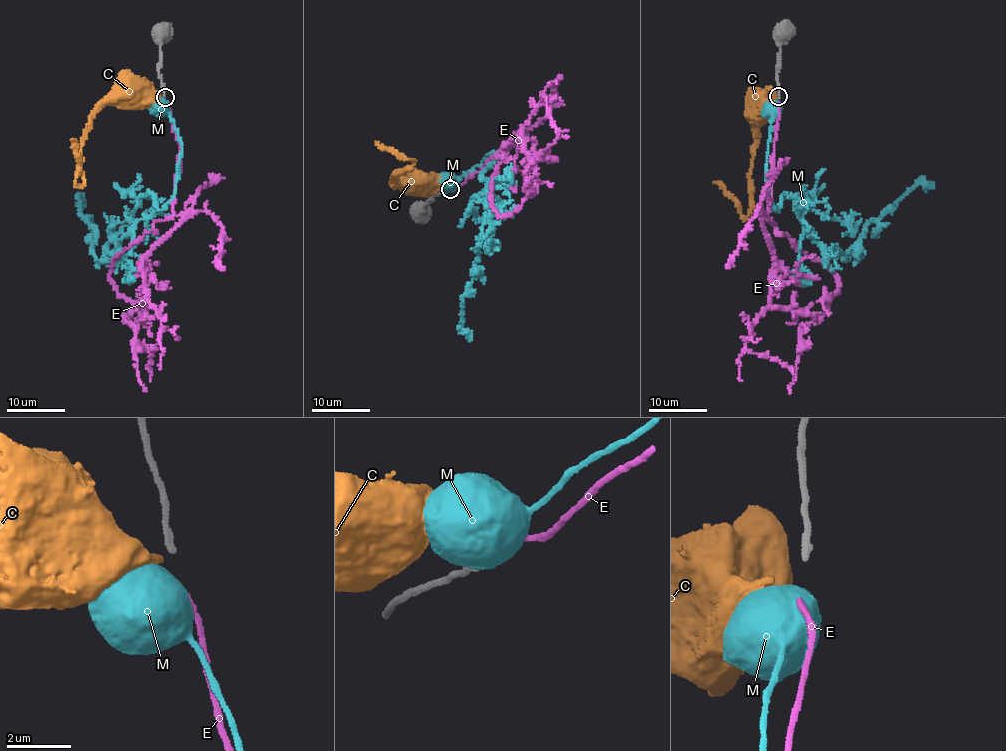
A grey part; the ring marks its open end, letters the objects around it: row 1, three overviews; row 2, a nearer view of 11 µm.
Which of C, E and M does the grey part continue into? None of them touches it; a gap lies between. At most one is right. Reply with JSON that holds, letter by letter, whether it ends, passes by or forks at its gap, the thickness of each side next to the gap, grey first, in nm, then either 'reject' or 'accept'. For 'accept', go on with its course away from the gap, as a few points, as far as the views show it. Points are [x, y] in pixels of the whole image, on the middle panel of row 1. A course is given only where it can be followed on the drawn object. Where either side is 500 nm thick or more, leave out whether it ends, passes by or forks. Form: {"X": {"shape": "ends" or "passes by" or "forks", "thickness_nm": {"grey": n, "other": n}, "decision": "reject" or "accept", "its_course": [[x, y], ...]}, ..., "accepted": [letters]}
{"C": {"shape": "ends", "thickness_nm": {"grey": 220, "other": 240}, "decision": "reject"}, "E": {"shape": "ends", "thickness_nm": {"grey": 220, "other": 160}, "decision": "reject"}, "M": {"thickness_nm": {"grey": 220, "other": 550}, "decision": "reject"}, "accepted": []}

